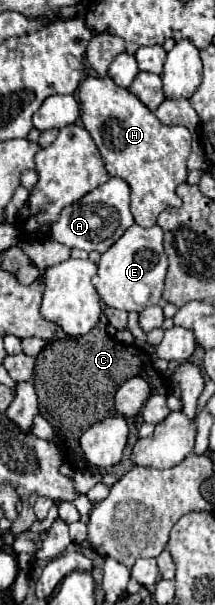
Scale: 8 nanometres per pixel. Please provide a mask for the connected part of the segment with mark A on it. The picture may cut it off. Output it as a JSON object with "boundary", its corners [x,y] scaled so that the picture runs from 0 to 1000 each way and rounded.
{"boundary":[[[512,293],[484,306],[428,312],[344,339],[288,345],[270,362],[233,372],[233,385],[214,392],[326,412],[484,418],[577,388],[605,372],[623,372],[623,359],[605,352],[605,309],[558,293]]]}

